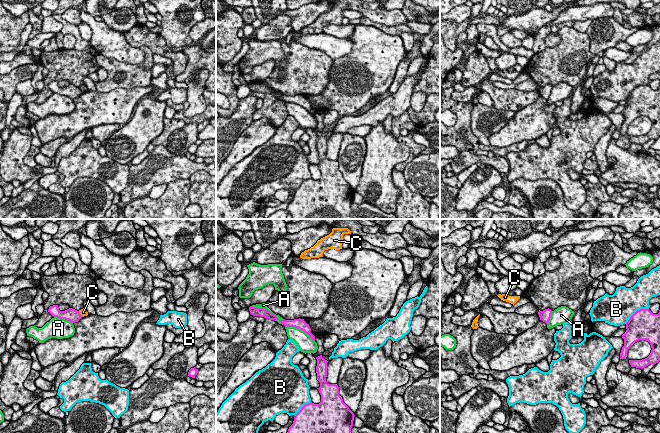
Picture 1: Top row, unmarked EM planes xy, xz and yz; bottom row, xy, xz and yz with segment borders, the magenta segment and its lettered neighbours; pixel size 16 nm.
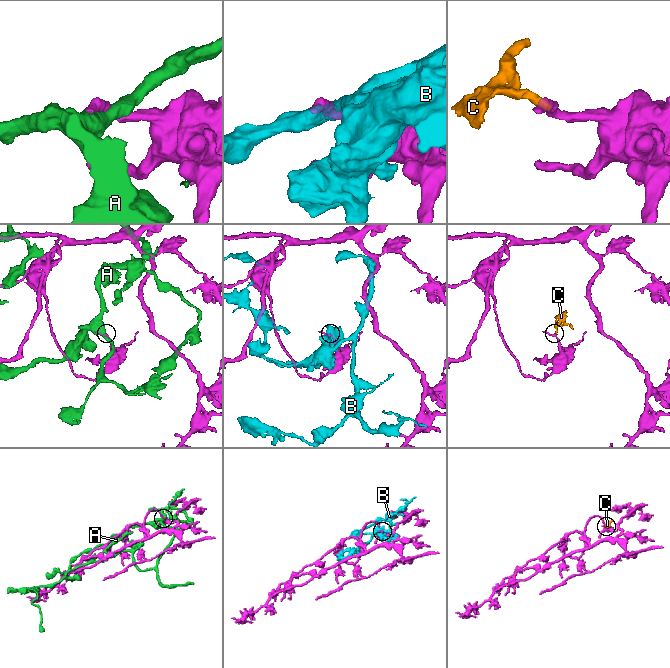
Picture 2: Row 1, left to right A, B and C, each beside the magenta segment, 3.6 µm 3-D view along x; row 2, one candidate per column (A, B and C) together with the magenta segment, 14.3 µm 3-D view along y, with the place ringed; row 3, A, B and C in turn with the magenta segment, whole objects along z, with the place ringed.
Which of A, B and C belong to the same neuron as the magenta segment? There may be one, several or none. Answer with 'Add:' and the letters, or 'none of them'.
Add: none of them

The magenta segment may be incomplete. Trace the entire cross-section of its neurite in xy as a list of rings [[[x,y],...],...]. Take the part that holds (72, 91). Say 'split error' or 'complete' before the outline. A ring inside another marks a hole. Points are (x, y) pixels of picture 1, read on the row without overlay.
complete | [[[58,81],[50,82],[48,88],[53,92],[60,95],[68,96],[72,99],[78,98],[83,92],[79,87],[69,84],[65,87],[60,87]]]

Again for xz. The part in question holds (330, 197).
complete | [[[322,131],[316,133],[316,135],[317,156],[320,158],[320,163],[317,165],[321,171],[321,178],[319,180],[312,178],[305,180],[295,191],[287,211],[293,219],[351,219],[351,204],[355,191],[339,171],[338,161],[329,160],[326,157],[328,137]]]

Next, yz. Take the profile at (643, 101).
complete | [[[649,85],[637,86],[626,99],[626,108],[622,111],[624,122],[620,135],[626,135],[628,125],[639,116],[646,116],[651,121],[650,131],[642,136],[629,136],[631,143],[645,144],[660,137],[660,86],[653,90]]]

